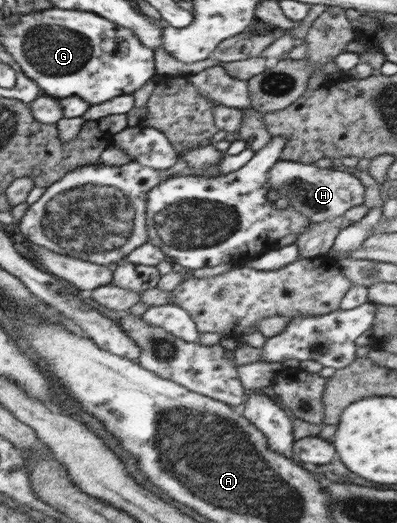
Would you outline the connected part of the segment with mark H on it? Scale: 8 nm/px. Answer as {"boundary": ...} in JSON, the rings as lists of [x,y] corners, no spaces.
{"boundary":[[[279,159],[268,172],[268,187],[278,195],[286,196],[290,209],[298,211],[312,223],[320,223],[337,216],[343,216],[352,207],[364,204],[369,192],[362,182],[348,172],[319,168],[313,163],[299,163]]]}

